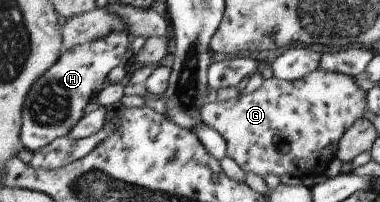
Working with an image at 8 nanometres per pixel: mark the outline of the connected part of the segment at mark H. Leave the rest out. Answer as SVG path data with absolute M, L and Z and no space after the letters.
M113 31L103 39L85 43L65 51L64 55L29 91L25 99L21 139L27 150L37 151L61 136L69 136L71 130L83 119L83 111L95 93L101 93L111 69L123 65L123 57L129 51L129 32Z

